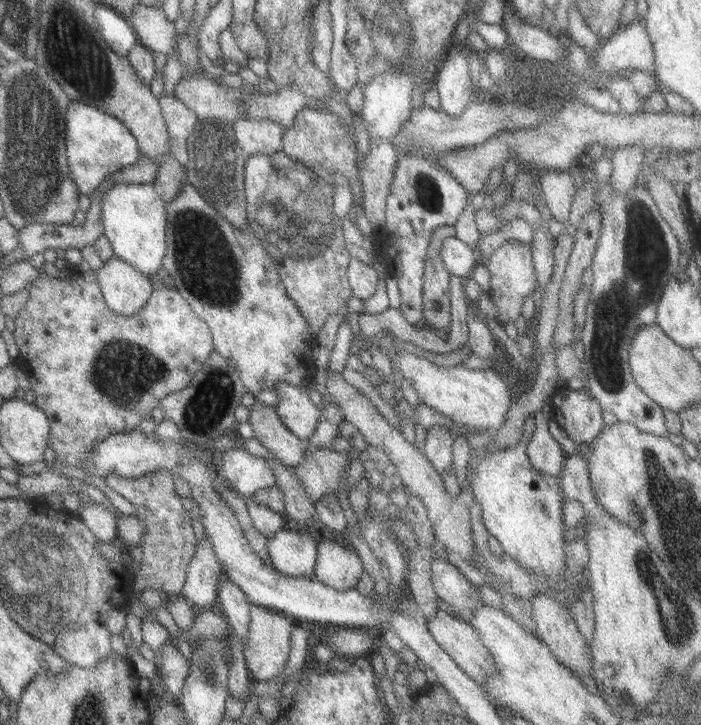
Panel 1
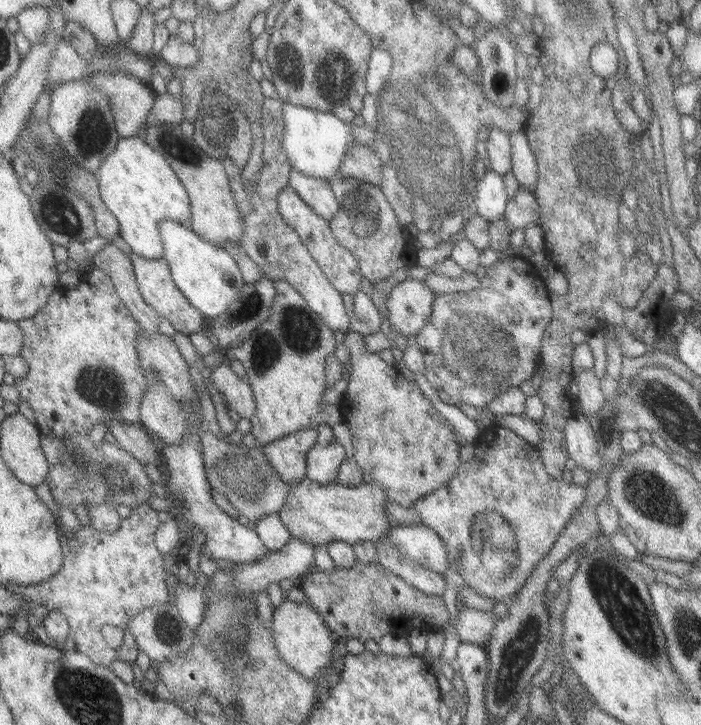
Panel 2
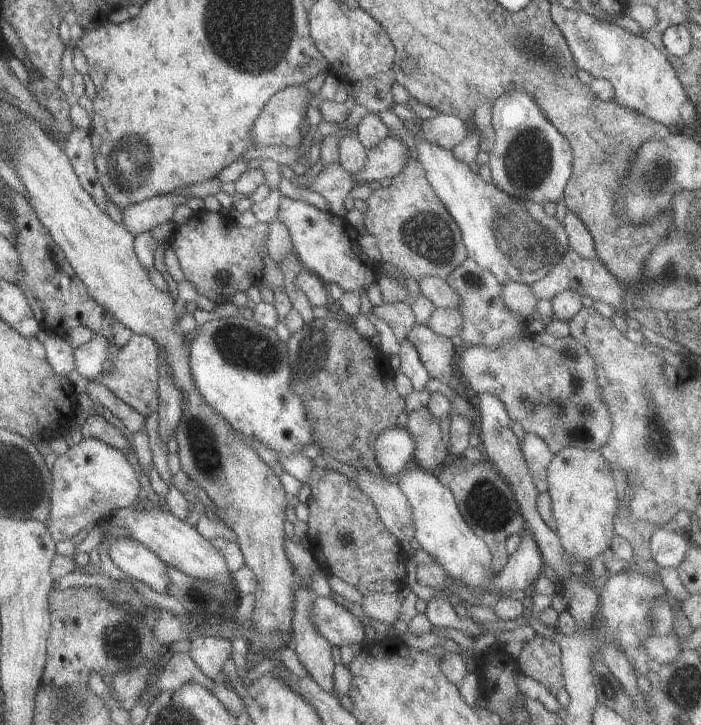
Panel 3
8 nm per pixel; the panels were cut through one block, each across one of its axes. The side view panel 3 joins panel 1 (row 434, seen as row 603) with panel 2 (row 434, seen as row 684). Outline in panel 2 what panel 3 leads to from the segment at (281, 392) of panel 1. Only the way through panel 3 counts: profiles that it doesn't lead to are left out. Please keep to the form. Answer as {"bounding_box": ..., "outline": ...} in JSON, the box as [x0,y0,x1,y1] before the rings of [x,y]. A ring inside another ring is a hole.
{"bounding_box":[305,426,347,486],"outline":[[[317,426],[317,442],[309,448],[305,460],[307,480],[317,486],[335,484],[339,466],[347,460],[343,448],[335,442],[331,426]]]}

